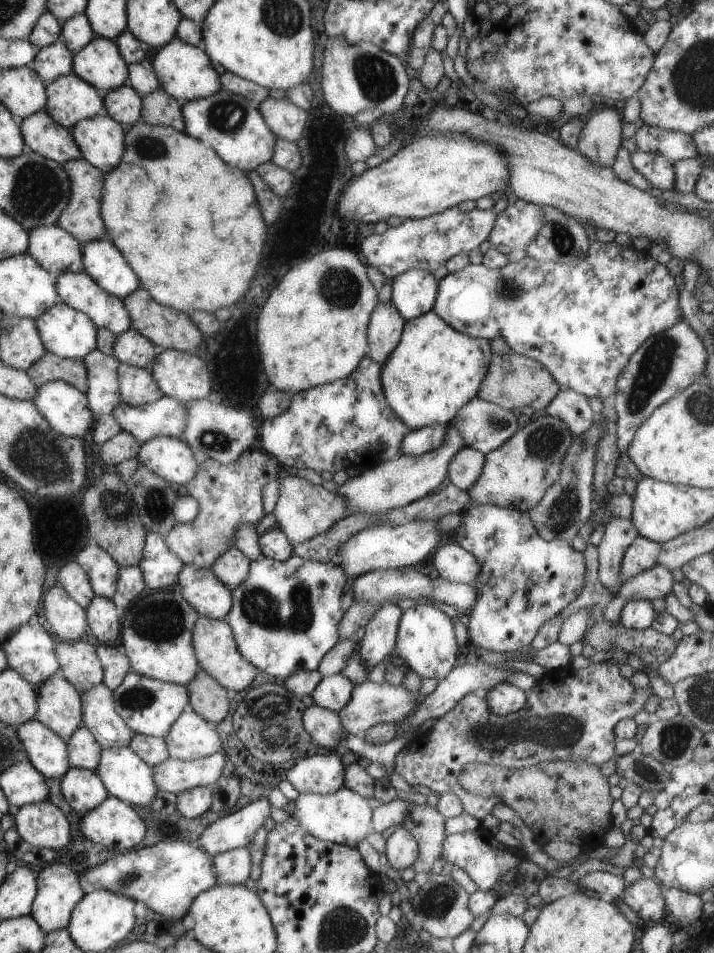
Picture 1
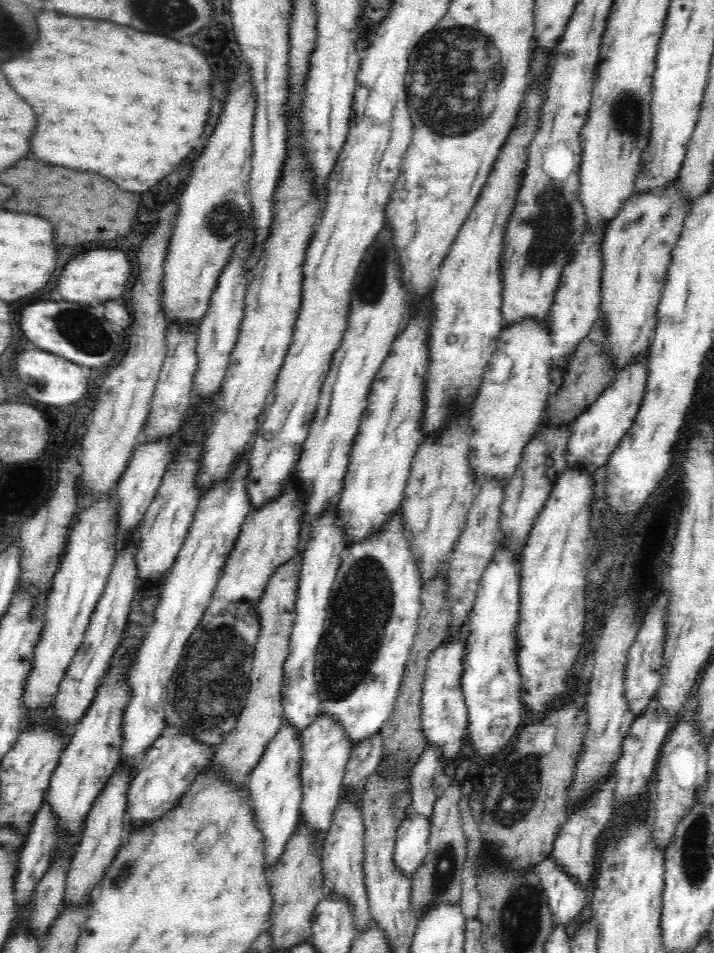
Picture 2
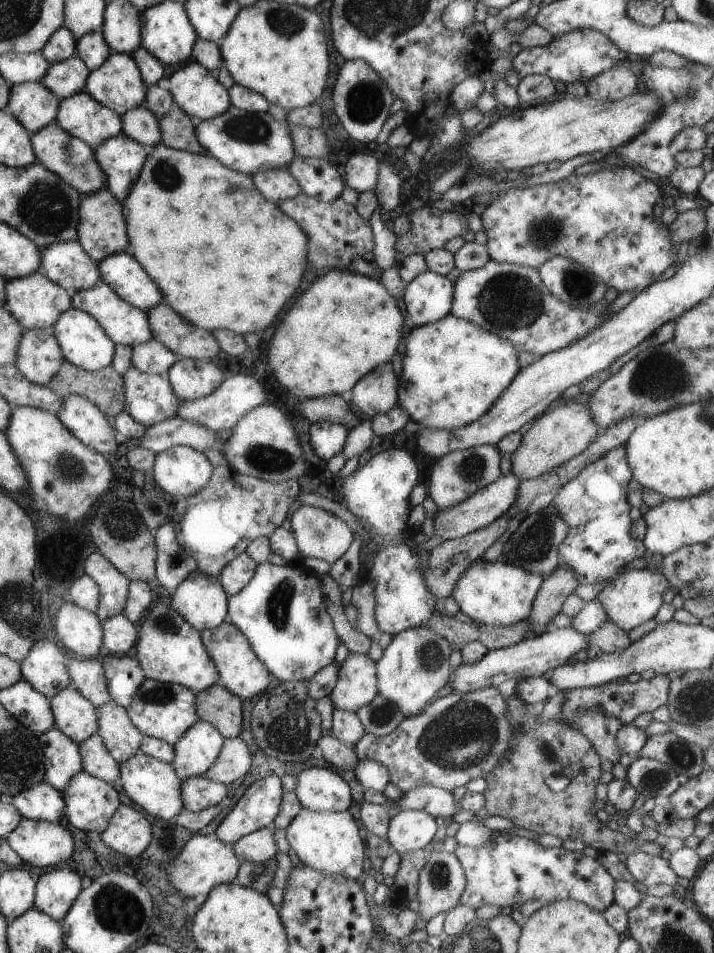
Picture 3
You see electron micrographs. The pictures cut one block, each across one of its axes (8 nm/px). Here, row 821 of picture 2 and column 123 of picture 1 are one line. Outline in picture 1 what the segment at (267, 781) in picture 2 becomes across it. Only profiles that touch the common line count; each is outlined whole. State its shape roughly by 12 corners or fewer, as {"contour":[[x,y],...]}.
{"contour":[[106,237],[82,244],[81,266],[117,298],[137,275]]}

